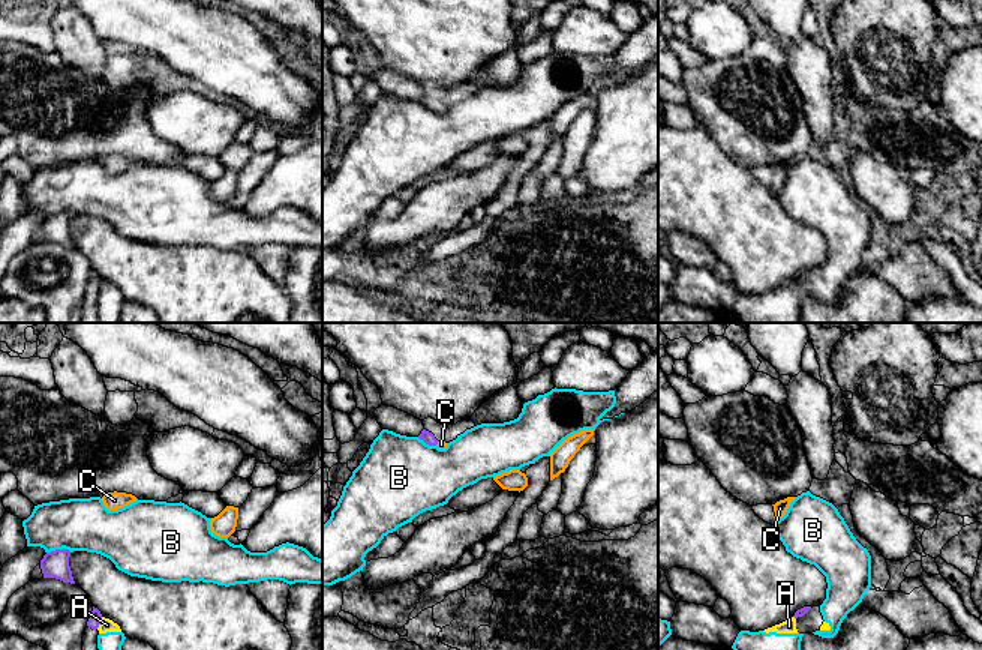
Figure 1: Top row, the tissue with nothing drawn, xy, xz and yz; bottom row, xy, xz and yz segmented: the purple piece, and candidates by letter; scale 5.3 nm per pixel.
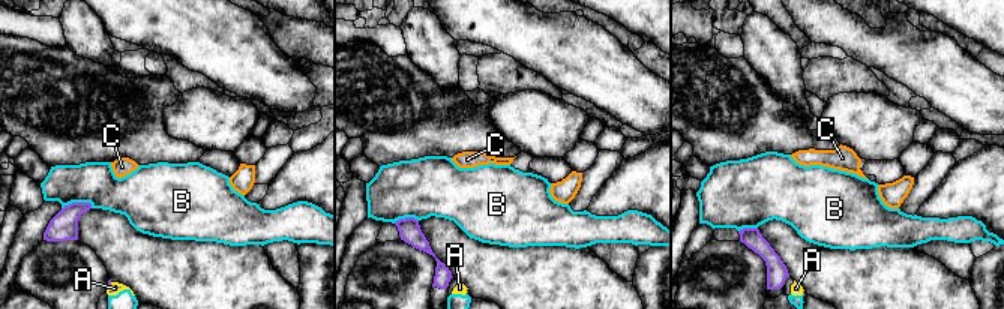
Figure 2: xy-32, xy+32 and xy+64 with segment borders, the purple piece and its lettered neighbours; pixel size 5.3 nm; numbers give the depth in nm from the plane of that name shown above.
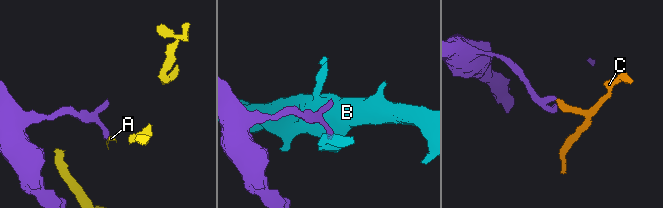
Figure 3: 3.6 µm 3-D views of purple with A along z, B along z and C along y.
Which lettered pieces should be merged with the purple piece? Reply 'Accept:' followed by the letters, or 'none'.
Accept: C

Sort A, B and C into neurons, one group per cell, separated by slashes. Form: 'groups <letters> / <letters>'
groups A B / C

